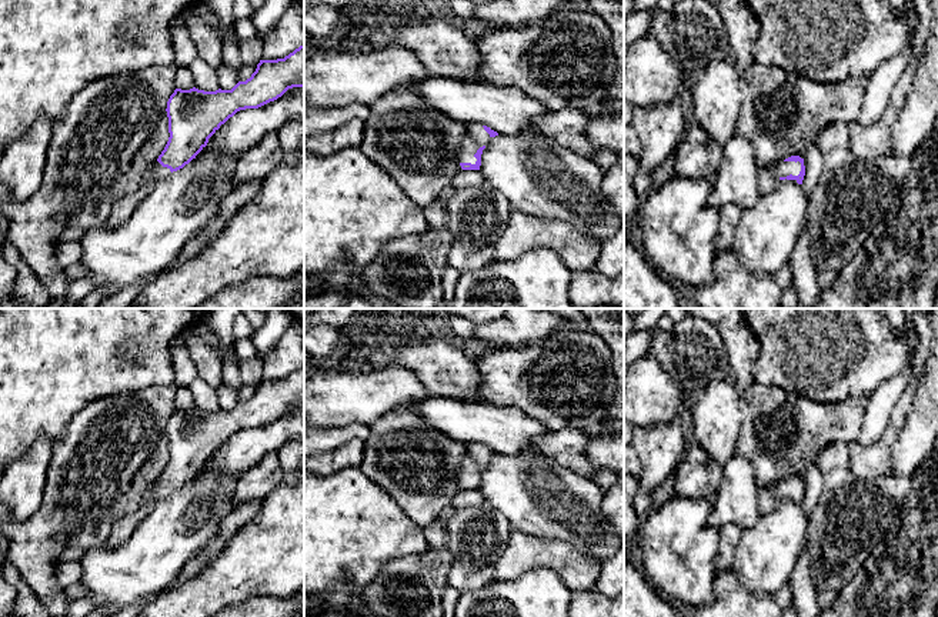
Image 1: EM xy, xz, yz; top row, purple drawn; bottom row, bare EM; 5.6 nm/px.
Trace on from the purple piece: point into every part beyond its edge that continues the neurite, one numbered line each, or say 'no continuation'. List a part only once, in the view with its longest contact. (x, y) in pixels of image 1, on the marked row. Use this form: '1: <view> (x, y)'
1: yz (770, 176)

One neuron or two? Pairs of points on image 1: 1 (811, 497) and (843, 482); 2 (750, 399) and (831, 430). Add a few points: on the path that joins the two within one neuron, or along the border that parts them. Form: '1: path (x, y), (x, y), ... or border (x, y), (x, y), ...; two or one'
1: border (824, 476), (824, 490), (808, 519); two
2: path (770, 413), (793, 413), (804, 424), (811, 424); one

